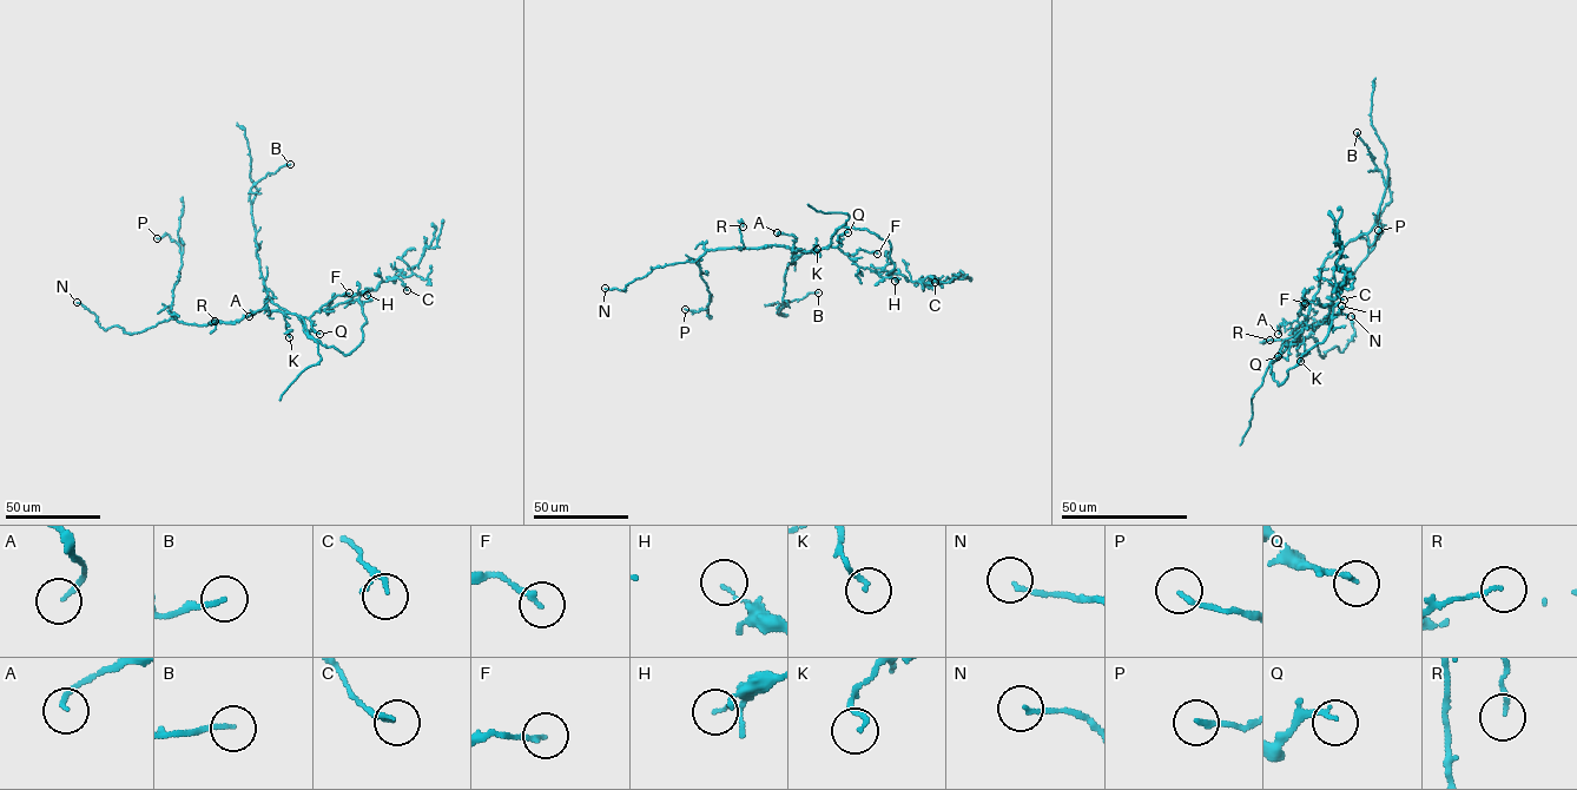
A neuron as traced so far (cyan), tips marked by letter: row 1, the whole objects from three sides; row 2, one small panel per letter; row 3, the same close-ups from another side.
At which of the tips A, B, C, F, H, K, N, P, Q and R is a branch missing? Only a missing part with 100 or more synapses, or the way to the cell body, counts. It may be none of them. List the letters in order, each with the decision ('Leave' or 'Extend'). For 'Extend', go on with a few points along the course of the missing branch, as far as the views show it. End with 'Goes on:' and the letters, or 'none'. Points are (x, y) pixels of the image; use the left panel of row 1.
A: Leave
B: Leave
C: Leave
F: Leave
H: Leave
K: Leave
N: Leave
P: Leave
Q: Leave
R: Leave
Goes on: none

